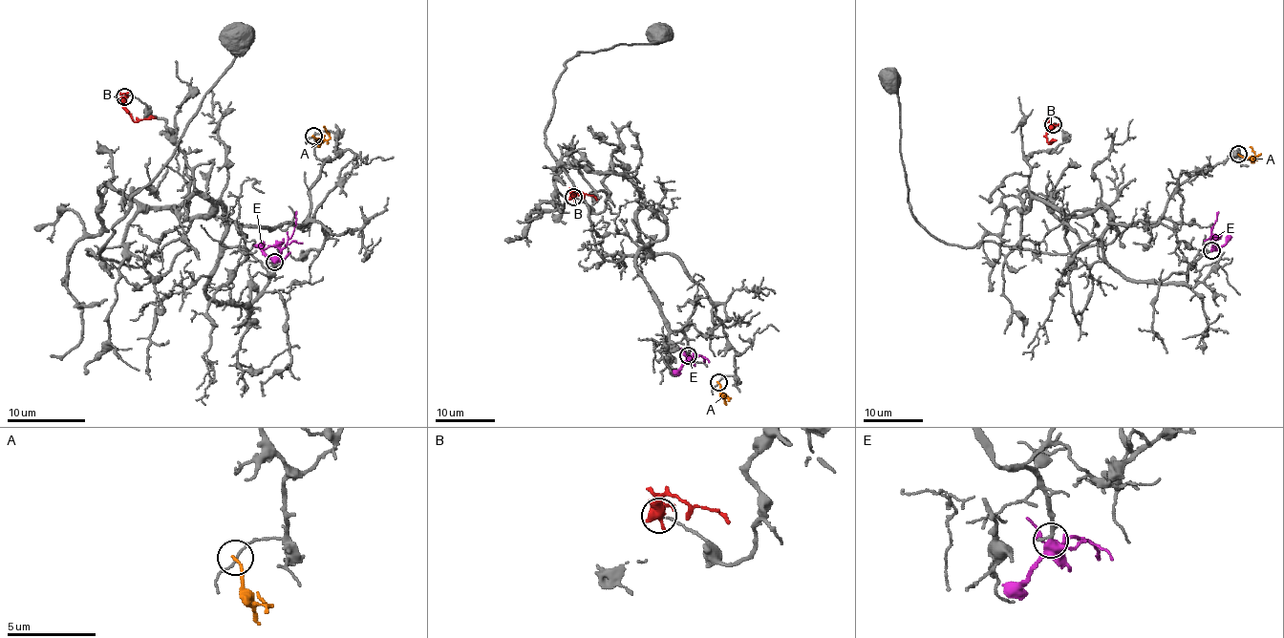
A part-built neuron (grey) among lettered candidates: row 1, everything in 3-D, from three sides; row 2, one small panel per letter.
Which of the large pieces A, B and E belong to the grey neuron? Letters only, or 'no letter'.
E

